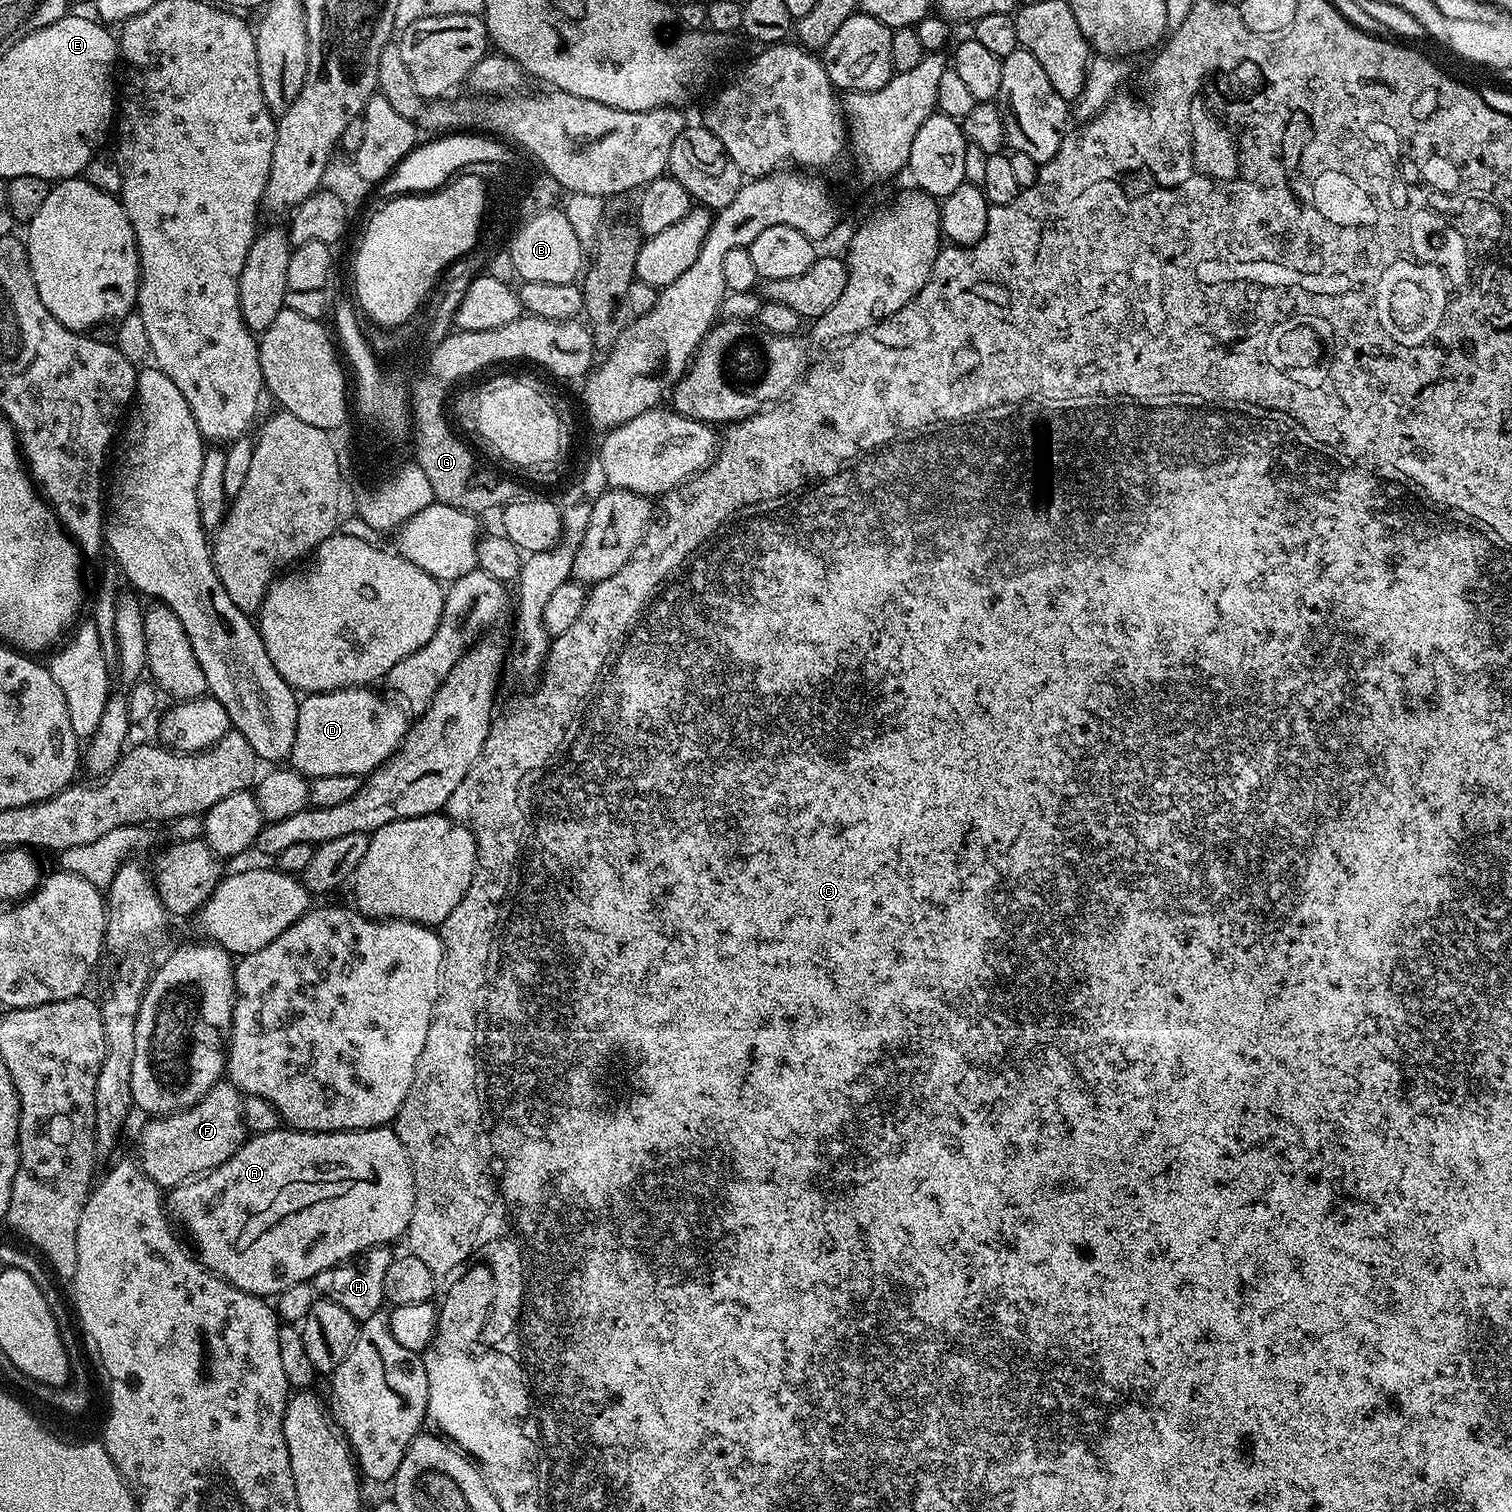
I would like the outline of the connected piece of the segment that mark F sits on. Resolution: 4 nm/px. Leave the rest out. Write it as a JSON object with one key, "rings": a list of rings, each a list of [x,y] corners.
{"rings":[[[231,1082],[211,1088],[194,1106],[183,1112],[149,1119],[140,1132],[138,1163],[162,1190],[171,1190],[205,1172],[213,1171],[239,1150],[246,1139],[244,1116],[240,1113],[242,1093]]]}

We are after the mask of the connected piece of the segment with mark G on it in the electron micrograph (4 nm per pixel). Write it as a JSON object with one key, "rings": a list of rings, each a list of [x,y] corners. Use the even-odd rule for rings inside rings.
{"rings":[[[413,381],[411,387],[411,417],[413,422],[412,449],[414,448],[414,462],[425,471],[429,479],[433,499],[448,506],[462,504],[462,484],[466,480],[470,458],[468,453],[472,448],[465,443],[461,435],[450,430],[449,425],[442,422],[440,416],[440,402],[442,402],[442,388],[434,382]]]}

